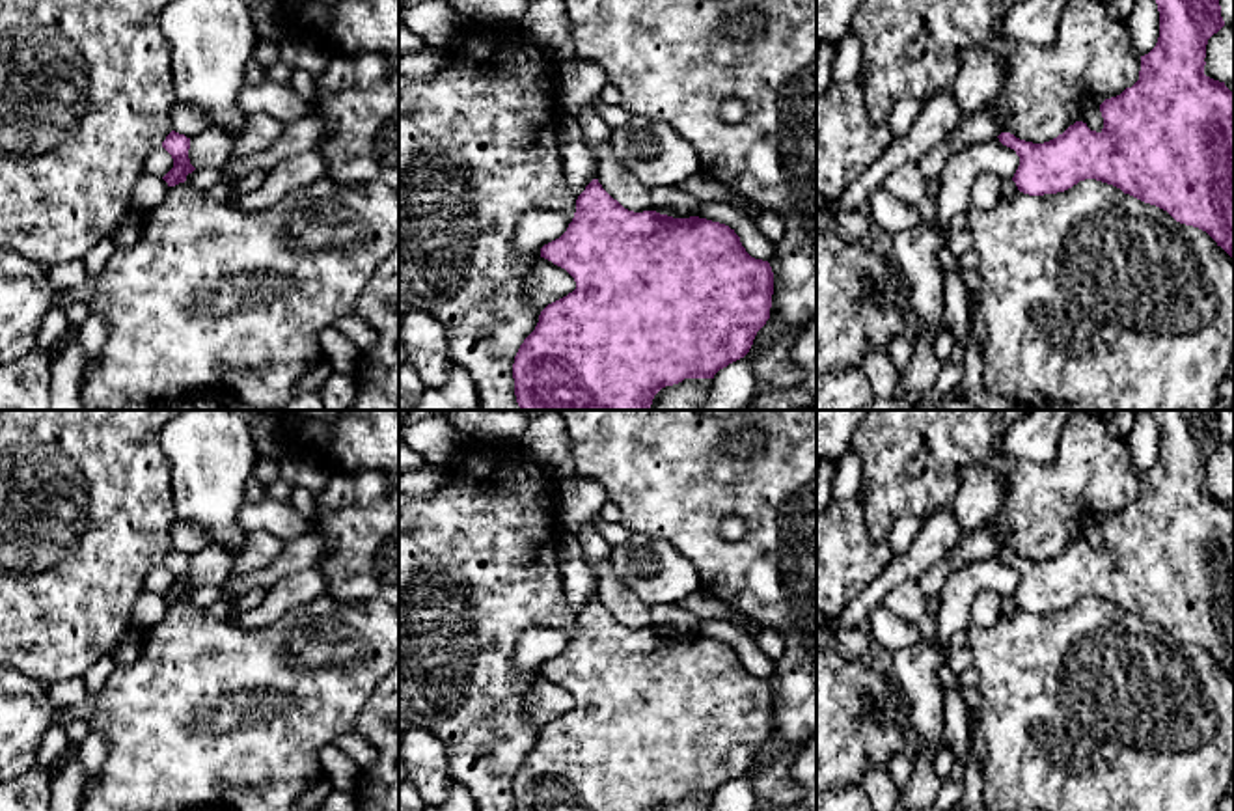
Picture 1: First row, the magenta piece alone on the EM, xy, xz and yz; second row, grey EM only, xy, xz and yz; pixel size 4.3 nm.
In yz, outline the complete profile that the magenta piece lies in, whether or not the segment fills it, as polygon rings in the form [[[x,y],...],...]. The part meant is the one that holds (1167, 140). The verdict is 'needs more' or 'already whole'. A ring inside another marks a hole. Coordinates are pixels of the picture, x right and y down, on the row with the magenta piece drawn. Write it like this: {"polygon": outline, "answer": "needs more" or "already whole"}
{"polygon": [[[1156,0],[1156,4],[1159,11],[1158,43],[1141,56],[1139,80],[1100,104],[1104,117],[1100,132],[1076,121],[1044,144],[1025,142],[1010,132],[1001,132],[997,138],[1020,157],[1012,177],[1020,192],[1057,194],[1079,181],[1096,179],[1167,211],[1180,224],[1206,231],[1234,261],[1234,93],[1225,82],[1204,75],[1208,39],[1225,26],[1221,6],[1219,0]]], "answer": "already whole"}

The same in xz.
{"polygon": [[[598,179],[578,196],[567,231],[544,244],[541,257],[565,268],[576,289],[541,311],[535,330],[514,356],[513,378],[520,410],[651,410],[662,388],[684,378],[714,378],[720,369],[744,358],[770,319],[772,267],[751,257],[734,229],[699,216],[628,211]]], "answer": "already whole"}

